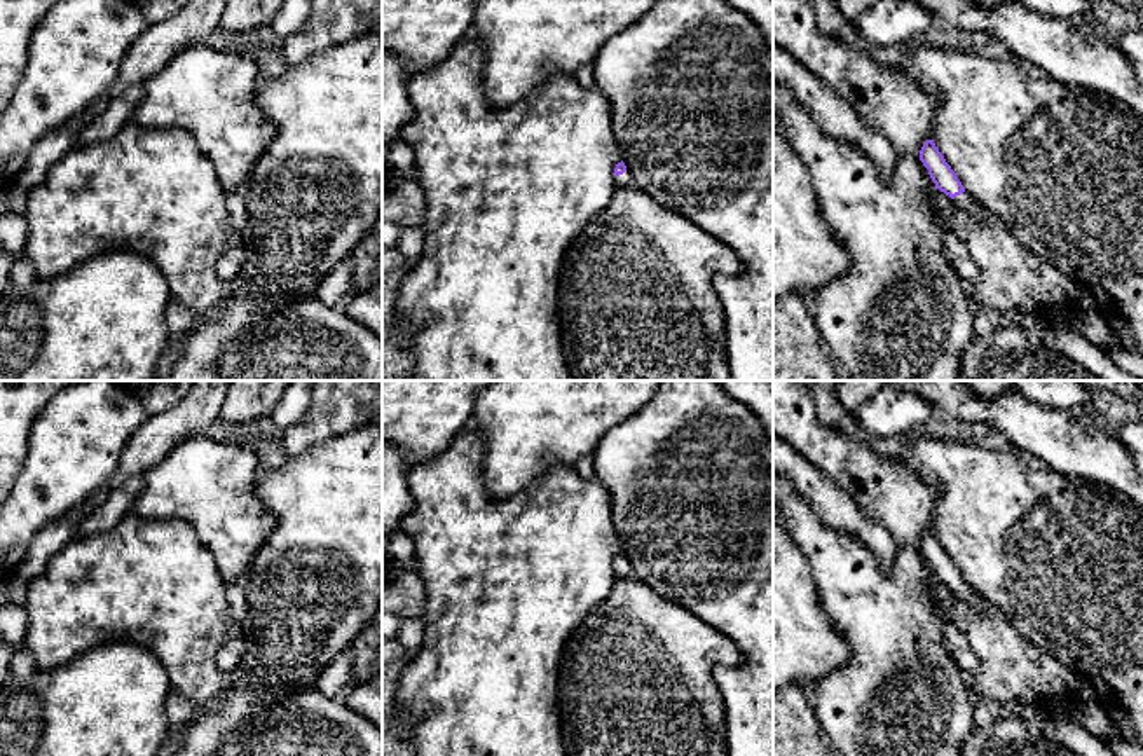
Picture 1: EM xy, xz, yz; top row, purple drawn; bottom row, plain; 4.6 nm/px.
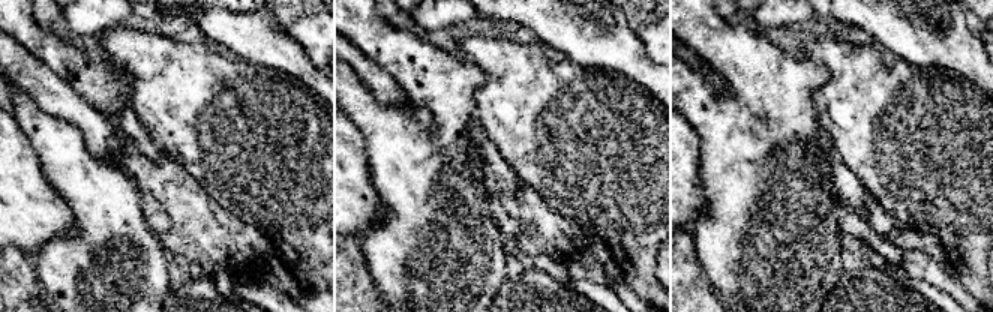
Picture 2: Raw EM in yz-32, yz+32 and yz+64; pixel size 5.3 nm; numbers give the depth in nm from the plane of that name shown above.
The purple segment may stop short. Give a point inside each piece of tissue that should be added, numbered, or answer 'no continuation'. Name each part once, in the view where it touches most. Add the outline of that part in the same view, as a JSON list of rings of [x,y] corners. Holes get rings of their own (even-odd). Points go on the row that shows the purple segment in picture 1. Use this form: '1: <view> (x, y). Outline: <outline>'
1: xz (625, 180). Outline: [[[626,169],[623,175],[614,176],[616,178],[616,185],[625,187],[625,189],[633,189],[635,182],[630,175],[630,171]]]

